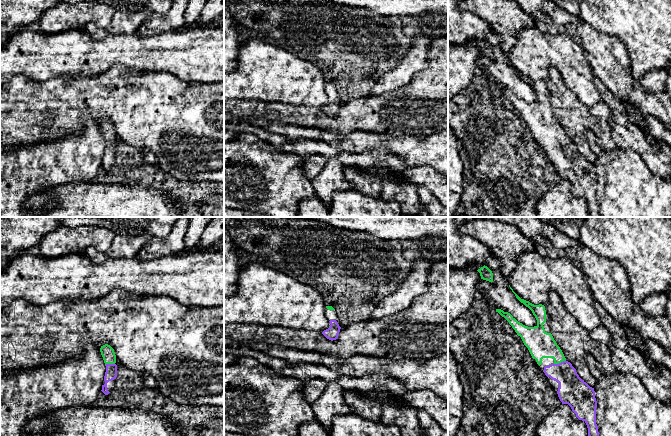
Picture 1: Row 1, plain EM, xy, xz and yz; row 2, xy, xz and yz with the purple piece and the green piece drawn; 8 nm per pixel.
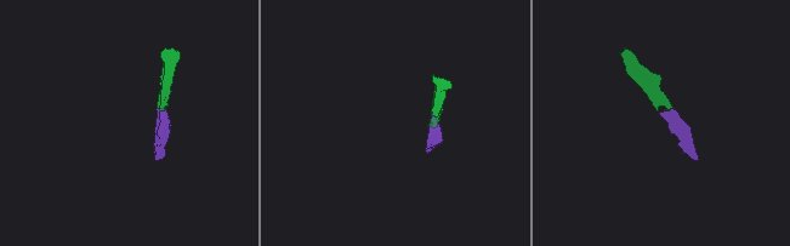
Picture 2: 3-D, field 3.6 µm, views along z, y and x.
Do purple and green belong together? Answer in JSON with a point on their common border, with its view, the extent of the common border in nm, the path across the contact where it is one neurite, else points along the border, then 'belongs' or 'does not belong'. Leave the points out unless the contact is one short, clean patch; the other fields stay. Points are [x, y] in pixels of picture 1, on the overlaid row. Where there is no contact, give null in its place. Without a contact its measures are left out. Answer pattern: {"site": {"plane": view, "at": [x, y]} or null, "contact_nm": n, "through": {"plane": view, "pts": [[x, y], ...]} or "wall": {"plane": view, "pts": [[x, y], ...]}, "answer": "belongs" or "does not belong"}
{"site": {"plane": "yz", "at": [559, 363]}, "contact_nm": 100, "through": {"plane": "yz", "pts": [[572, 390], [559, 363], [540, 344]]}, "answer": "belongs"}

